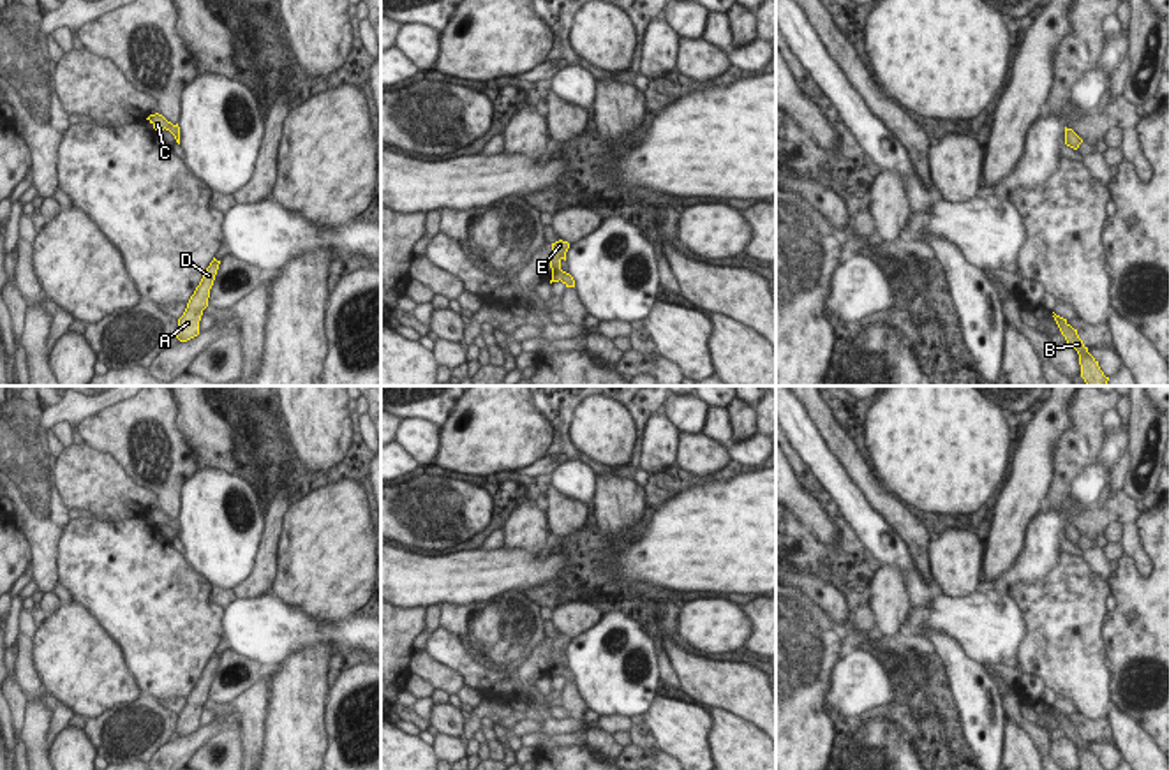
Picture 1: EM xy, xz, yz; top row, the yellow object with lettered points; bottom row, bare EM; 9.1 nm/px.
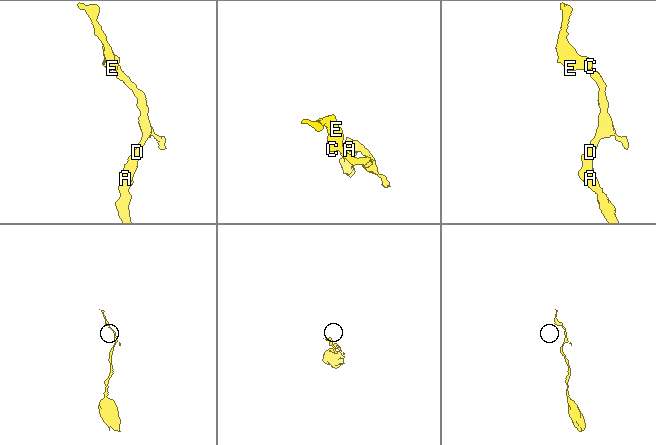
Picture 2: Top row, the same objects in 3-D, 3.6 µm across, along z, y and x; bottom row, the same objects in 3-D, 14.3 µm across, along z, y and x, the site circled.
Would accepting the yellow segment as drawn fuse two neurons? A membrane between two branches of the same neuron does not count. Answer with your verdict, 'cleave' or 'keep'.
keep

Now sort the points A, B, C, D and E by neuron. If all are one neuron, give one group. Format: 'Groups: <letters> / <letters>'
Groups: A B C D E.

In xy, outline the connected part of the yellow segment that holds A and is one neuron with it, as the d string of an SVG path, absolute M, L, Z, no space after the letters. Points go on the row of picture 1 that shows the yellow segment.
M213 257L199 285L190 296L183 315L178 319L176 338L180 342L187 342L199 335L199 321L201 321L203 310L208 307L210 289L213 285L219 264L220 261Z

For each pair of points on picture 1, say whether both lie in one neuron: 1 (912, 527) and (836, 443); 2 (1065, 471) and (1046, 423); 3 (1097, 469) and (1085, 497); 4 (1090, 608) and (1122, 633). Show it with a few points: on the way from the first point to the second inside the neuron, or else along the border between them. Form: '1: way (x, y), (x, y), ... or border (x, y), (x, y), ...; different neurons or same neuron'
1: way (891, 510), (870, 488), (854, 464); same neuron
2: border (1065, 406), (1069, 429), (1053, 450), (1048, 487); different neurons
3: way (1095, 476), (1085, 490); same neuron
4: border (1108, 612), (1102, 622), (1106, 659); different neurons

